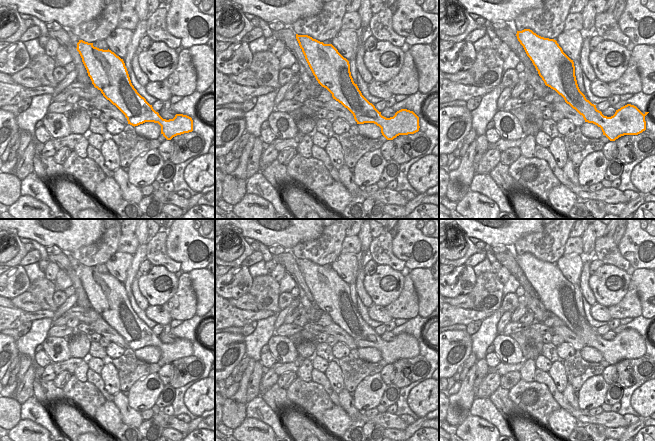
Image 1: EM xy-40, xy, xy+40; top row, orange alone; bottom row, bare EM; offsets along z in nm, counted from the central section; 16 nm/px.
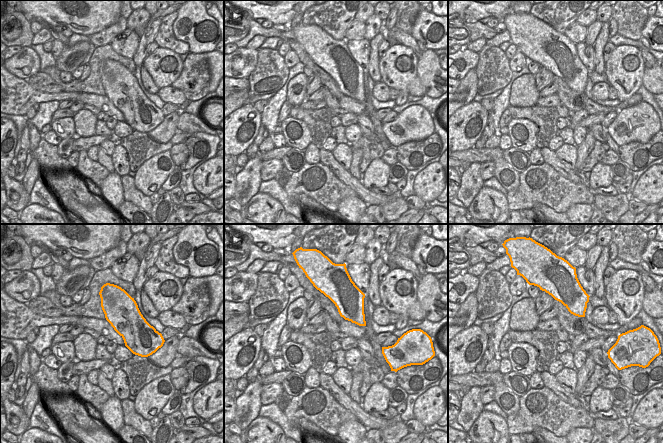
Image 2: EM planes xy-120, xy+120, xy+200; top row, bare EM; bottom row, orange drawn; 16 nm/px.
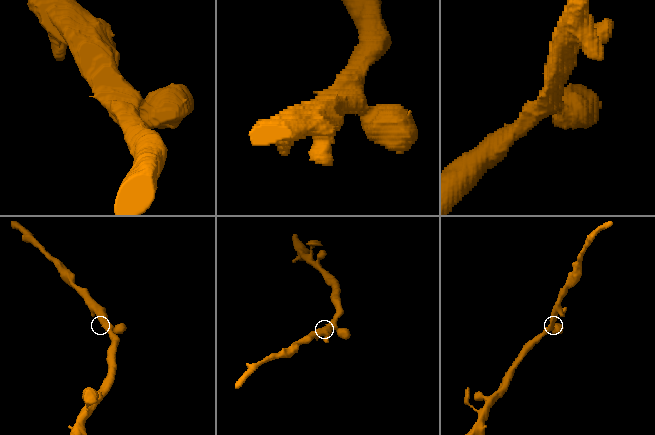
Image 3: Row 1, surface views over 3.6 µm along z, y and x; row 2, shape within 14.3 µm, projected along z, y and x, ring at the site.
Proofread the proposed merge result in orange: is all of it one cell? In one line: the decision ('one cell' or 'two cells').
one cell

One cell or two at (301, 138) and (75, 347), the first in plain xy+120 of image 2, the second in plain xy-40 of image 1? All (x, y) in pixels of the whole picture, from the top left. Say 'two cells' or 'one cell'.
two cells

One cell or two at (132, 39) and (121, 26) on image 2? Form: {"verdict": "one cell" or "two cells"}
{"verdict": "two cells"}

